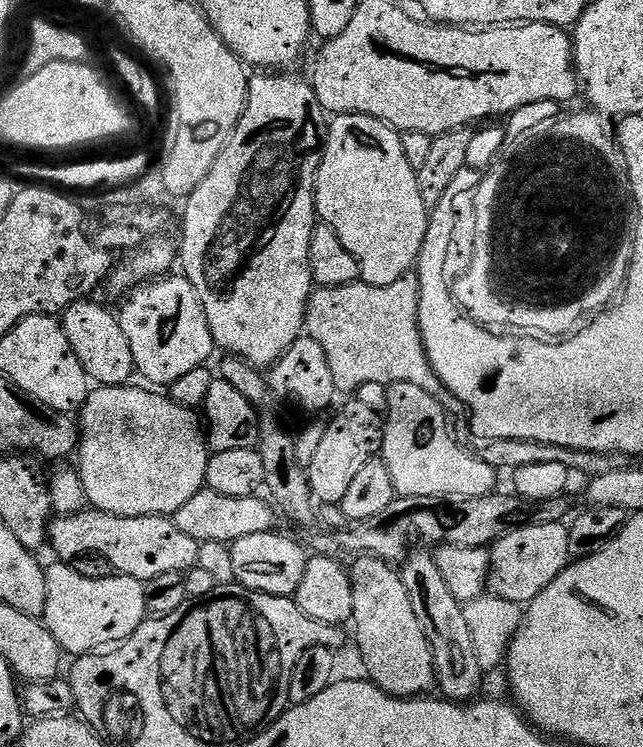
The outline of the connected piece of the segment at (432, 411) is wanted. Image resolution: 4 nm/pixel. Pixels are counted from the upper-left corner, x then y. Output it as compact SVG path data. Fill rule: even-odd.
M394 384L388 389L388 411L384 420L384 442L382 458L394 478L397 497L402 496L461 496L478 498L491 496L497 491L497 469L489 466L483 455L467 452L456 441L452 428L448 425L445 405L438 403L426 390L409 384Z

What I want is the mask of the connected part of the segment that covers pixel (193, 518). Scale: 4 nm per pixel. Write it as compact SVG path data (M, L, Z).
M207 486L201 488L186 506L173 512L170 519L176 523L182 534L190 534L200 545L206 542L222 542L231 545L238 538L250 538L250 534L271 532L277 527L278 512L267 499L260 500L259 495L246 498L226 498L226 494L218 494Z

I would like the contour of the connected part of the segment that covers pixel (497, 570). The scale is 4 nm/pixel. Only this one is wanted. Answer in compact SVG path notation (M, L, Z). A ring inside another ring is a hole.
M524 524L499 536L490 551L488 586L491 595L521 606L532 603L570 563L568 524Z

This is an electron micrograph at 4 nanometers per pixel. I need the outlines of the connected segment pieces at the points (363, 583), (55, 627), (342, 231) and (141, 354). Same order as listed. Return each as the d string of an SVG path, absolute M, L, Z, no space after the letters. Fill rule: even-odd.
M362 554L353 560L356 561L348 568L354 598L351 623L366 666L365 675L384 693L394 697L413 699L427 695L436 683L433 652L415 617L401 573L389 561L375 556Z
M56 562L53 568L49 567L44 573L46 610L42 623L50 630L50 634L54 634L61 649L67 655L69 652L72 658L79 658L128 640L148 616L144 584L119 574L95 580L92 576L75 572L72 567L68 562Z
M340 114L333 120L336 121L333 124L329 123L326 128L326 139L320 157L320 169L316 175L317 217L323 223L334 226L334 234L338 234L339 240L342 241L342 246L346 246L346 250L350 250L350 254L354 254L354 258L358 258L360 280L363 283L373 284L379 288L390 286L394 282L401 280L403 276L409 275L415 269L416 259L419 258L422 250L422 242L426 238L430 209L422 202L422 194L418 190L417 169L412 168L410 162L406 162L406 154L402 151L400 133L391 124L386 124L383 120L375 120L372 116L359 116L358 114Z
M169 274L150 280L139 288L133 288L125 300L128 301L125 302L124 309L119 309L118 312L122 334L126 334L126 339L130 342L137 373L141 377L144 375L149 380L149 385L171 386L178 382L178 378L190 374L190 370L198 370L209 363L208 359L214 353L210 322L206 322L206 310L202 306L202 298L198 298L198 290L194 290L192 283L183 274Z

